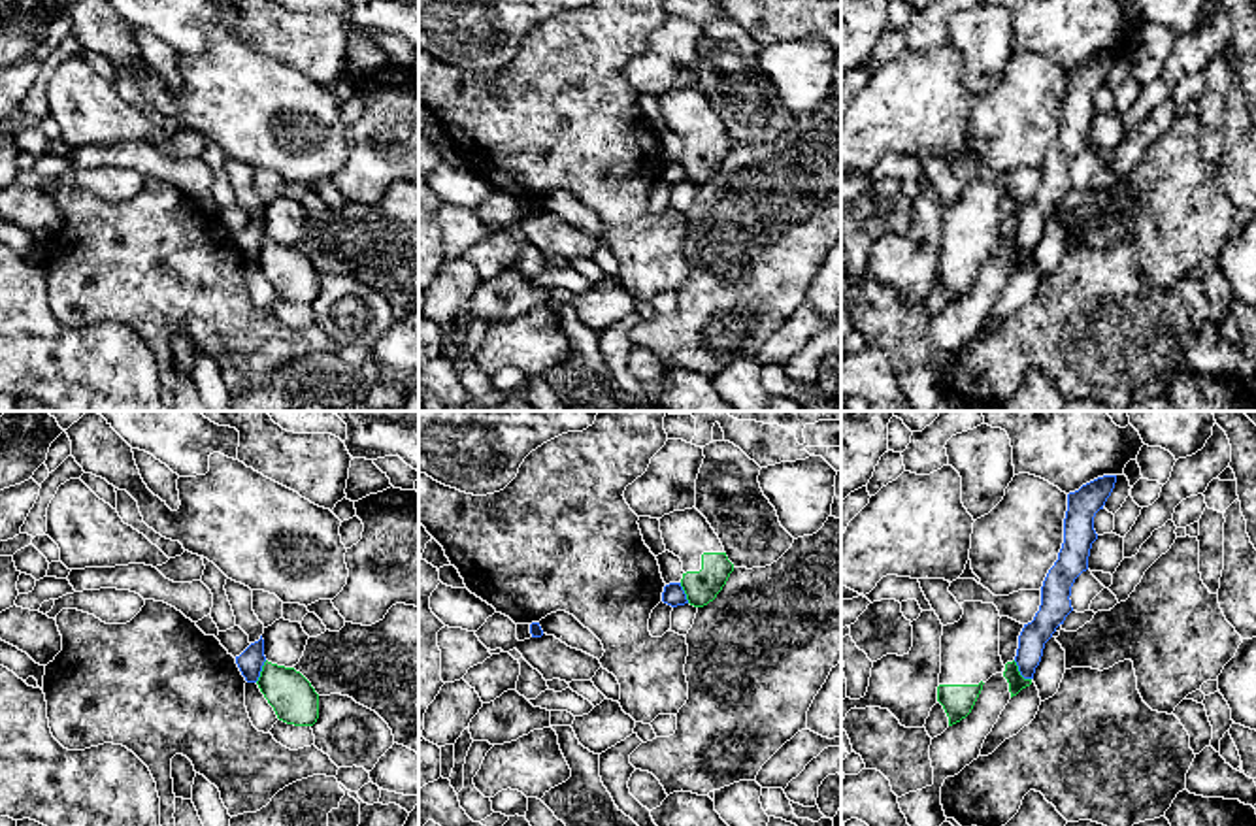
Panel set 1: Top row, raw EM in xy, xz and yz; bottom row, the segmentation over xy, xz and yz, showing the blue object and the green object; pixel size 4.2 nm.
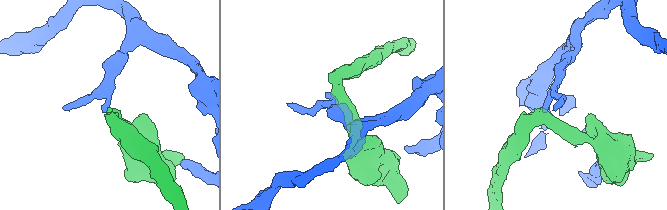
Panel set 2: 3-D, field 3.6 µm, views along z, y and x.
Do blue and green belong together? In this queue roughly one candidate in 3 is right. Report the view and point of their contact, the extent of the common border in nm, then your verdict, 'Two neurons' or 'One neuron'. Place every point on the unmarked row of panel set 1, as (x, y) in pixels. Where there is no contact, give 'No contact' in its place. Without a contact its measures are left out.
Touches blue at yz (1019, 247). Shared border 120 nm. Two neurons

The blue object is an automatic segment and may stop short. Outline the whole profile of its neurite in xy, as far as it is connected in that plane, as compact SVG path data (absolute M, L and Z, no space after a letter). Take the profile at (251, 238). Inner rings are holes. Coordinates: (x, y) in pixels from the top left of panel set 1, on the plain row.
M262 213L258 219L251 221L240 234L236 234L236 241L247 260L258 258L264 240L266 234Z

